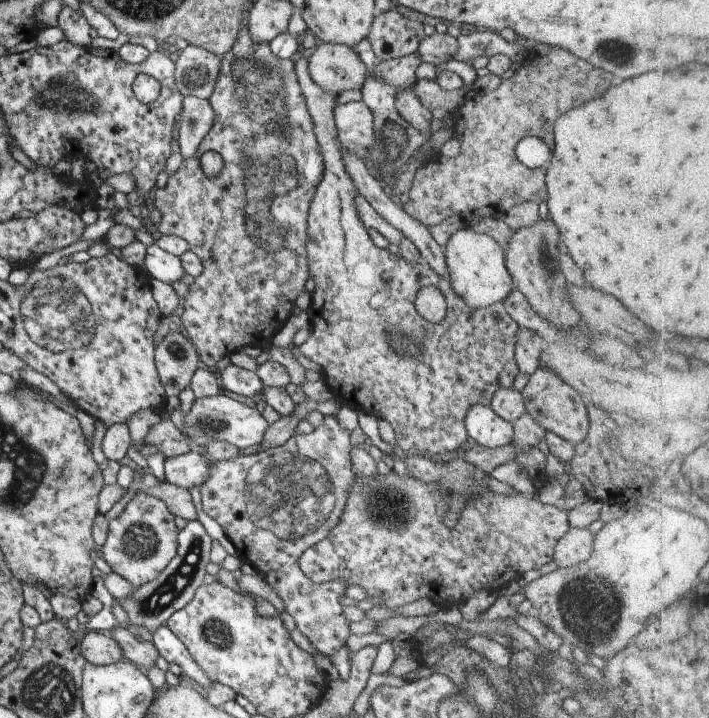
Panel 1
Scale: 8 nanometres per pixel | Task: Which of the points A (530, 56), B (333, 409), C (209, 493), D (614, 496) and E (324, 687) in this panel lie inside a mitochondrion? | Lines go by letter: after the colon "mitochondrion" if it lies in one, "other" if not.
A: other
B: other
C: other
D: other
E: other

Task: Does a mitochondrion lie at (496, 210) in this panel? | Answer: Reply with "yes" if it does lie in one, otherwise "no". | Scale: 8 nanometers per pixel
no

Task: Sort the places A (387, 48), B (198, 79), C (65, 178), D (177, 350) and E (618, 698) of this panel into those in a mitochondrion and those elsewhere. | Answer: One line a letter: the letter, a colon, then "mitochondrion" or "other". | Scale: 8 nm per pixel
A: other
B: mitochondrion
C: other
D: mitochondrion
E: other

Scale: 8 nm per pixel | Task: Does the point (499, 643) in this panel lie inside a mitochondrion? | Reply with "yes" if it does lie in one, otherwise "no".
no

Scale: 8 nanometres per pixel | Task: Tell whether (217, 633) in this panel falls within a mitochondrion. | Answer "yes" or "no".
yes

